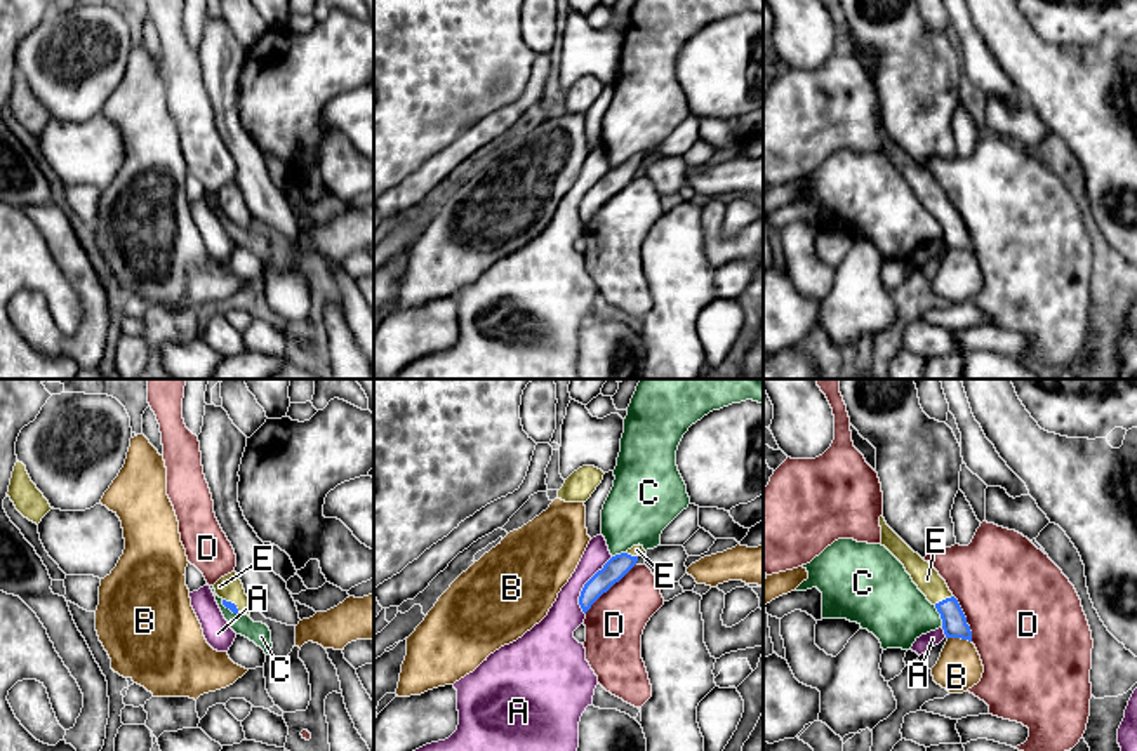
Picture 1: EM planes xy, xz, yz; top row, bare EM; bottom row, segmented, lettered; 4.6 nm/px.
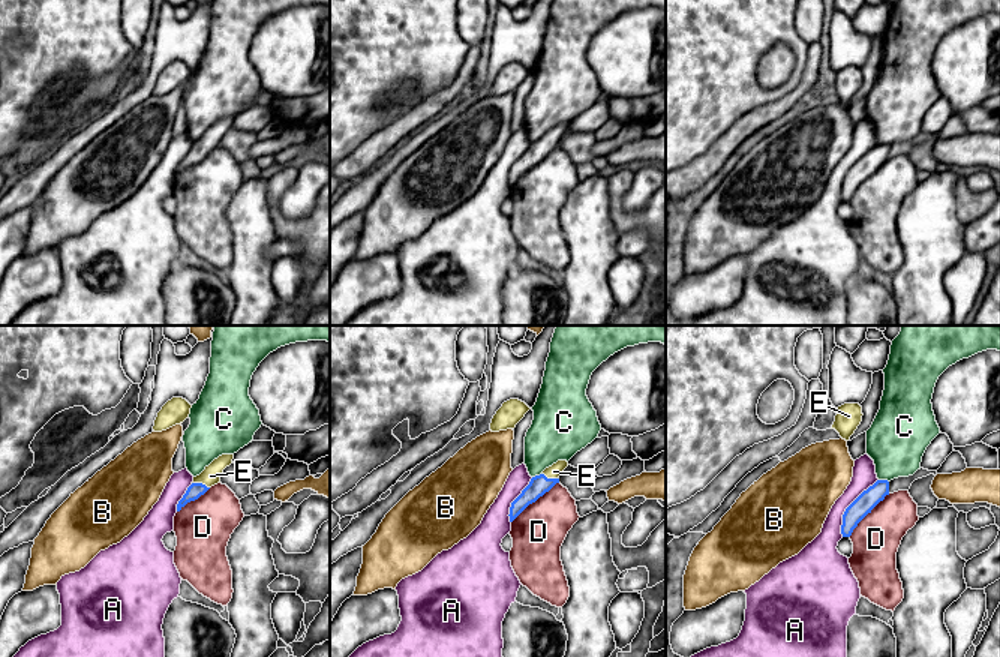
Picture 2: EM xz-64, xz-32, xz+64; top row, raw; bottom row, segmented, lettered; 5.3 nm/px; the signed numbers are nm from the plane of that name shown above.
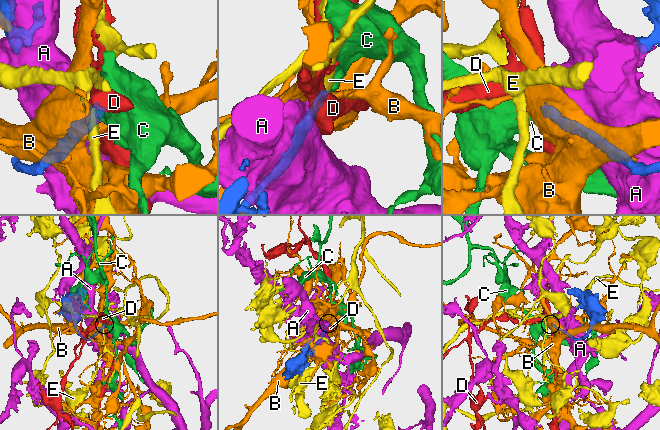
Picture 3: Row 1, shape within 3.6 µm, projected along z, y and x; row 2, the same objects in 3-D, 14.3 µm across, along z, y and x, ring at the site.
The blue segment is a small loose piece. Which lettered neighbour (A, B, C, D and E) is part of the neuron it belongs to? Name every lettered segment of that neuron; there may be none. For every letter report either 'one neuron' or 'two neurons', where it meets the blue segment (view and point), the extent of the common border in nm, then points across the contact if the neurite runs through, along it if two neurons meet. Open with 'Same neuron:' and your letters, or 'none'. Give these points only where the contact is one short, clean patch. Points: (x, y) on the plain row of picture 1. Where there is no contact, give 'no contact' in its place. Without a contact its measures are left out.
Same neuron: E
A: two neurons; meets blue in xz at (585, 197); contact 300 nm long
B: two neurons; meets blue in yz at (960, 247); contact 110 nm long
C: two neurons; meets blue in yz at (941, 226); contact 110 nm long; border along yz (934, 216), (943, 237)
D: two neurons; meets blue in xz at (609, 199); contact 340 nm long
E: one neuron; meets blue in yz at (943, 211); contact 100 nm long; runs through yz (955, 235), (943, 211), (927, 190)

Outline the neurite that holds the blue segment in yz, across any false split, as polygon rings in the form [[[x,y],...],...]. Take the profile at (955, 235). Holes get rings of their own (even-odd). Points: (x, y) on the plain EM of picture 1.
[[[880,127],[881,156],[885,156],[906,179],[918,200],[937,219],[946,249],[972,252],[972,242],[958,210],[949,202],[939,183],[914,163]]]

